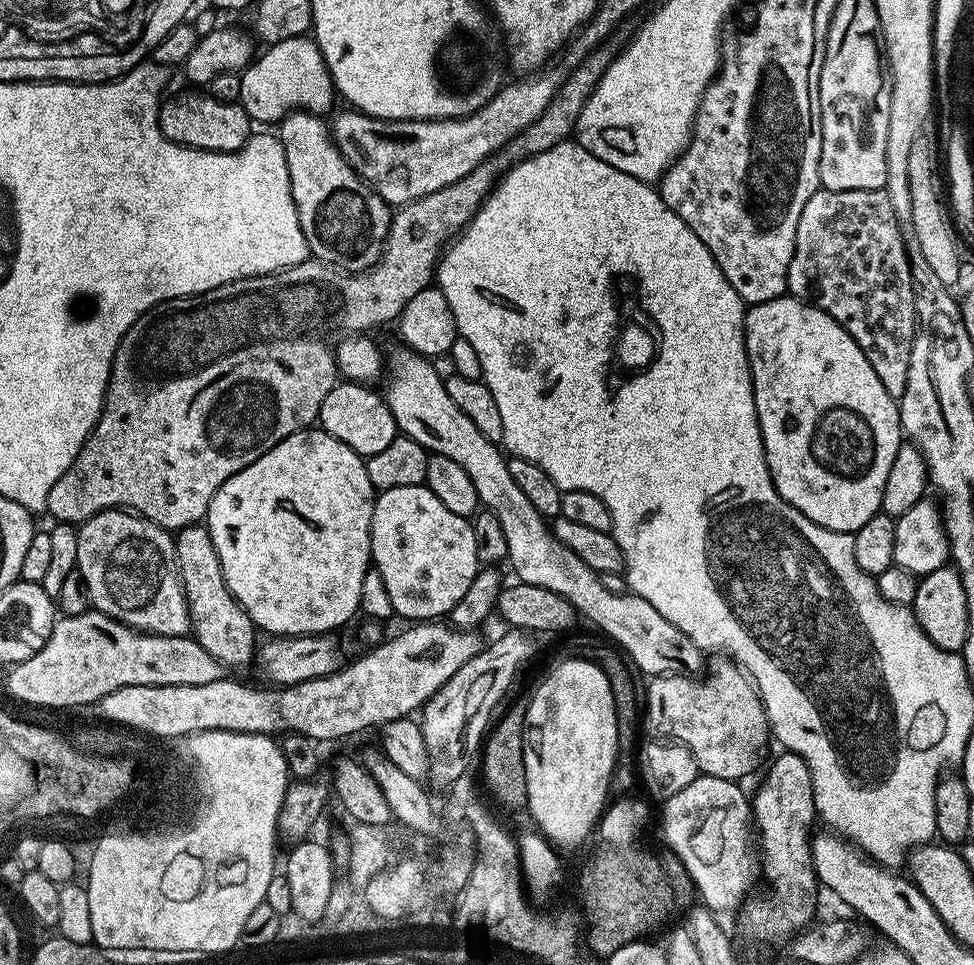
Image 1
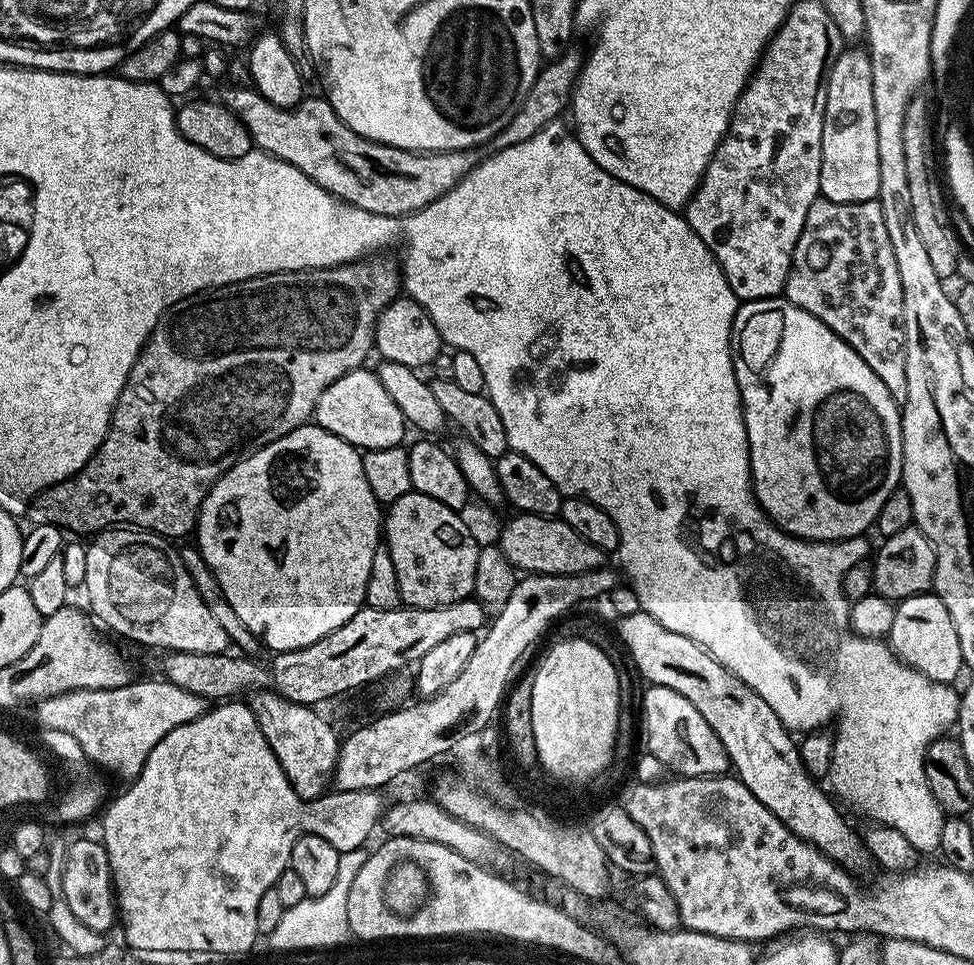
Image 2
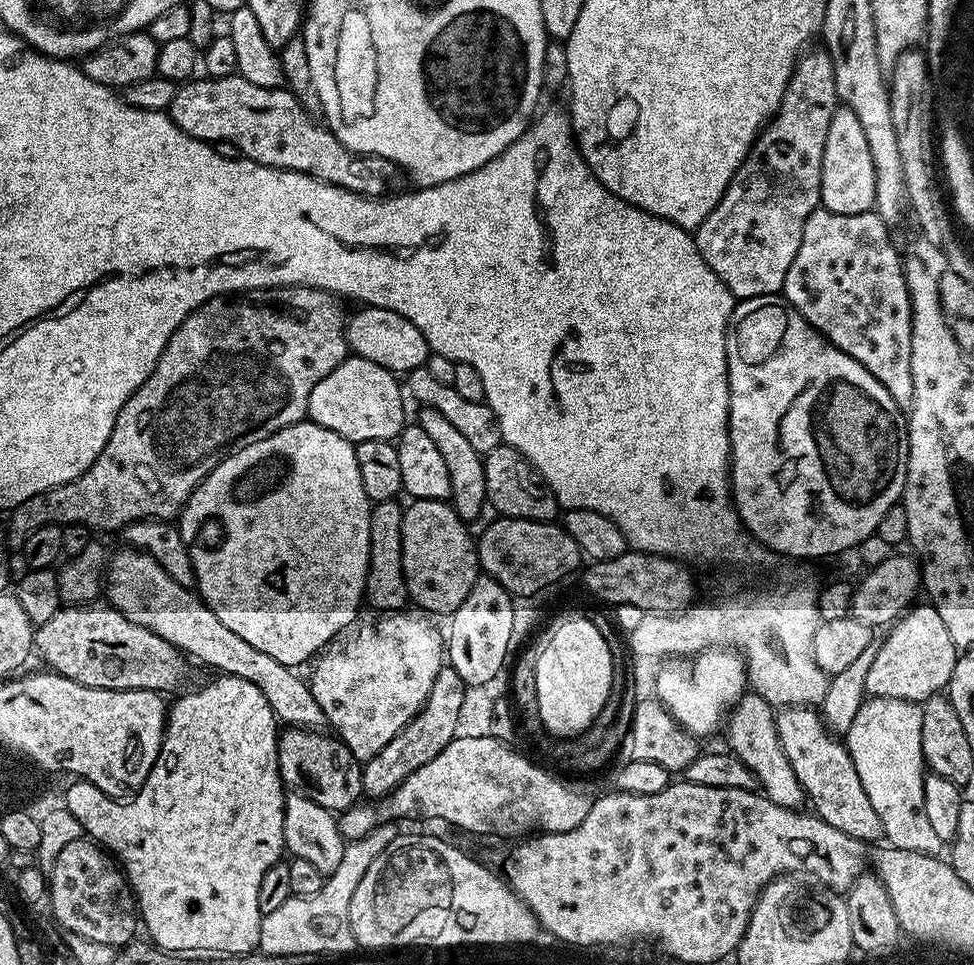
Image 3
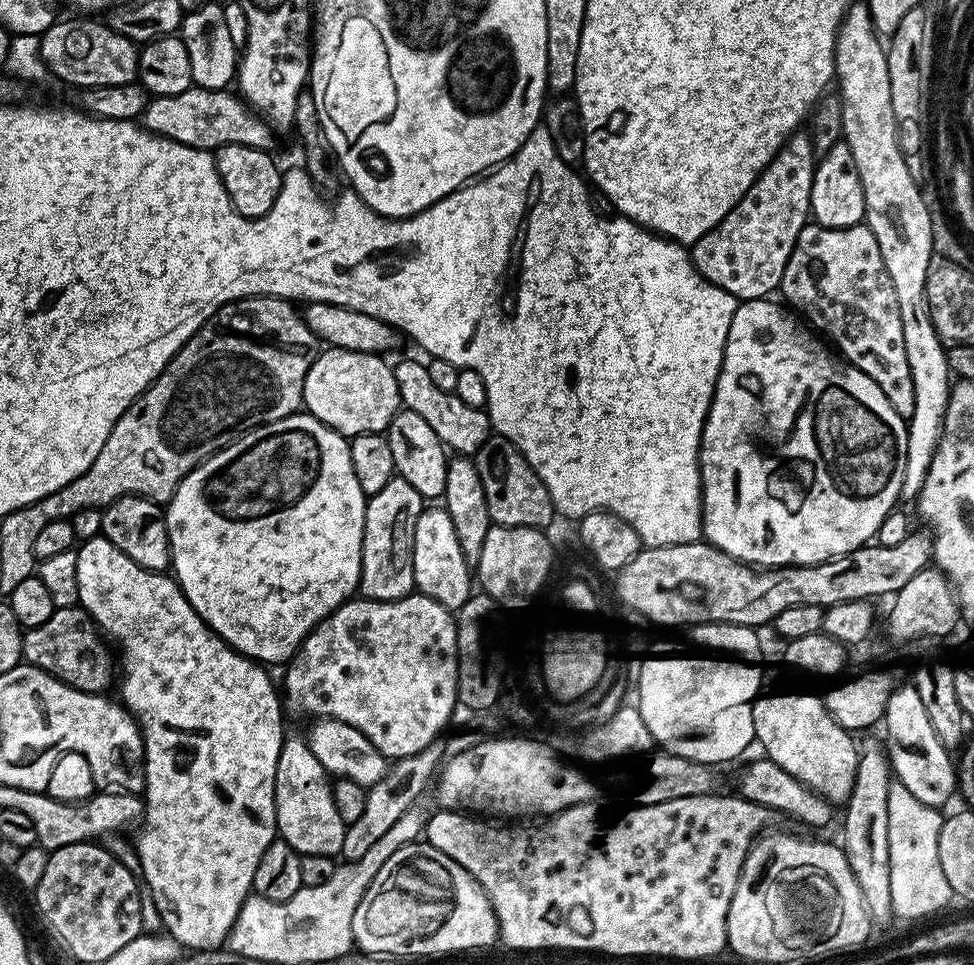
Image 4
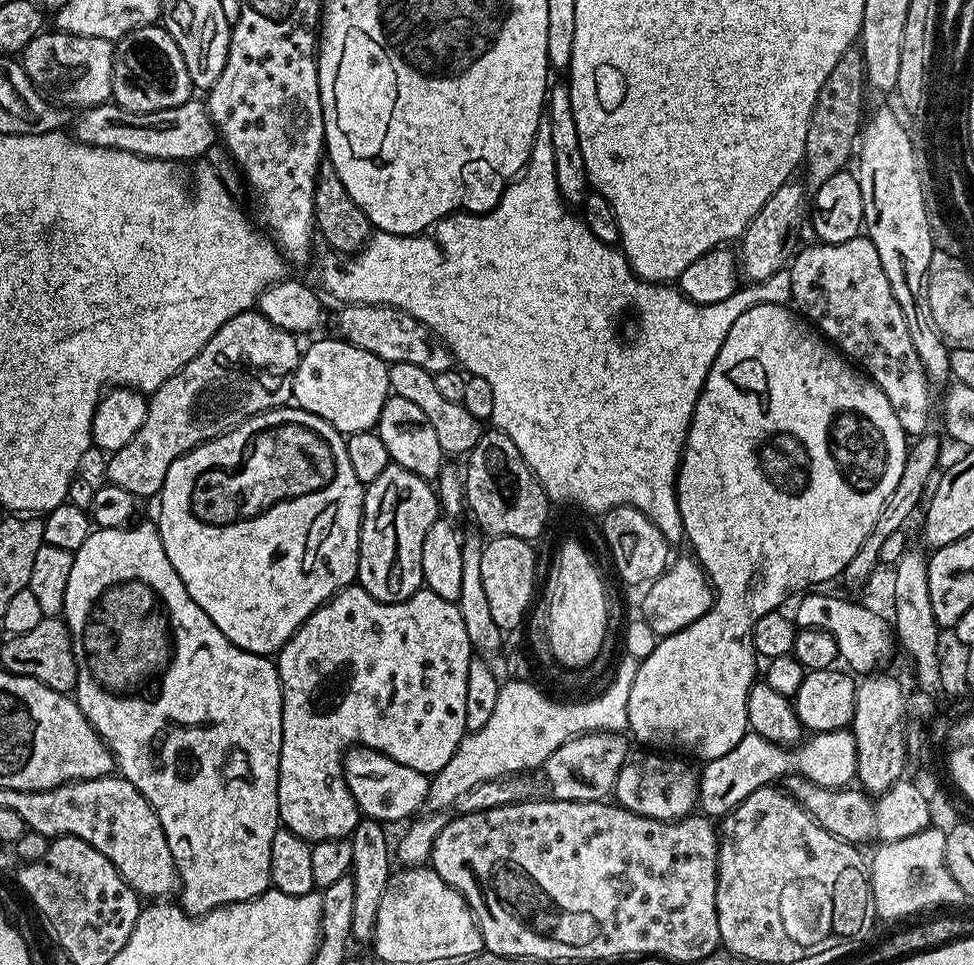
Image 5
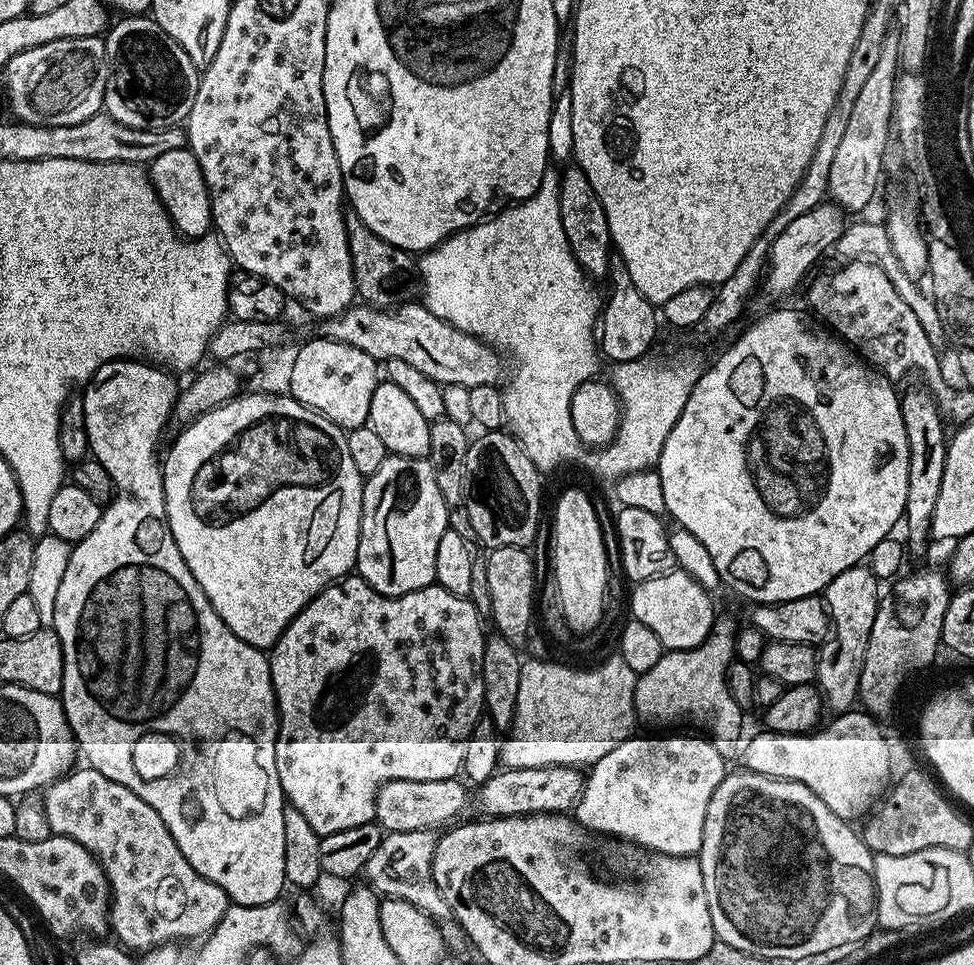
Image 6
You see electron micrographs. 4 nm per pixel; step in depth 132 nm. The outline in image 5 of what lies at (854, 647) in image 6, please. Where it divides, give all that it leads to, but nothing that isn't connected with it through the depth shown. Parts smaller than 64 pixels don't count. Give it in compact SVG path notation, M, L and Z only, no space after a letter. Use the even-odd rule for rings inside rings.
M925 434L919 437L909 447L908 457L902 470L902 478L898 478L898 486L894 486L894 494L890 494L890 498L886 502L878 522L874 522L874 530L868 535L866 542L862 542L862 546L858 546L858 554L854 554L854 558L850 558L850 562L844 567L842 580L845 580L850 587L856 588L859 584L864 584L871 578L872 571L878 568L880 564L882 546L886 542L886 538L890 538L890 534L901 531L905 527L903 524L915 514L916 506L919 502L921 505L921 502L925 499L926 489L929 487L930 481L937 471L936 463L940 460L940 440L932 435ZM932 471L934 471L933 476ZM928 479L930 479L929 484ZM924 487L926 487L925 492Z

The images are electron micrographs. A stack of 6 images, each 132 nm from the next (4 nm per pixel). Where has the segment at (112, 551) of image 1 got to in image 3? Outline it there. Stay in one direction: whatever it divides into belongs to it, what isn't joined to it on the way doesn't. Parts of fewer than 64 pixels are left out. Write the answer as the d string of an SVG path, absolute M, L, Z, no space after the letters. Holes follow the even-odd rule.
M127 546L121 549L113 556L111 553L106 564L107 603L130 618L130 622L146 626L189 657L197 656L202 663L217 668L217 673L254 682L254 686L266 694L266 702L270 702L270 710L281 725L313 730L329 727L329 713L322 710L320 701L314 698L309 681L305 677L303 680L296 668L288 668L270 658L270 654L262 654L262 650L254 650L250 642L238 638L238 634L229 630L193 589L183 588L174 582L174 578L150 554Z

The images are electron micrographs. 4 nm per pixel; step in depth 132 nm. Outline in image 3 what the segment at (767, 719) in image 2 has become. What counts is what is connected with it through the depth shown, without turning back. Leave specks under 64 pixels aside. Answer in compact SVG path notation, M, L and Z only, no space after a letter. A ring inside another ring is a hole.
M745 694L728 712L726 732L727 728L727 747L753 772L763 795L783 808L799 809L806 800L804 788L798 782L794 768L790 766L786 754L782 750L782 742L778 738L776 729L776 712L773 705L767 704L758 695Z

